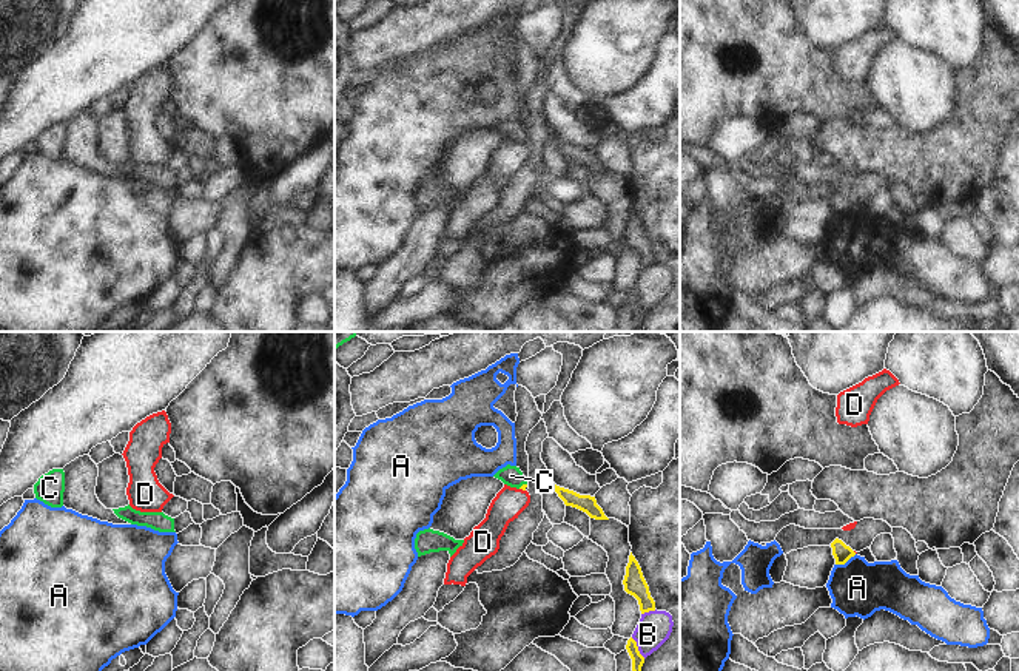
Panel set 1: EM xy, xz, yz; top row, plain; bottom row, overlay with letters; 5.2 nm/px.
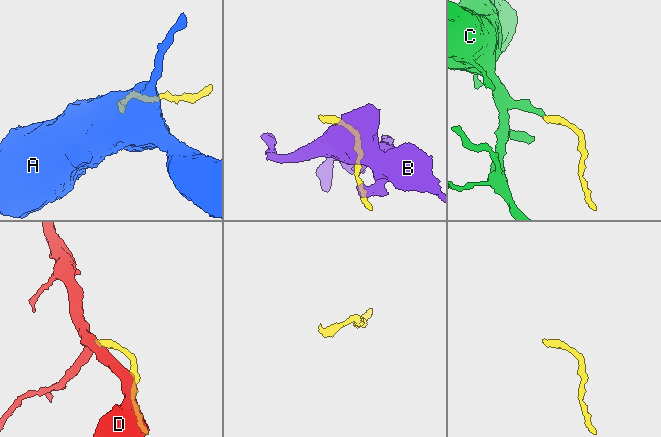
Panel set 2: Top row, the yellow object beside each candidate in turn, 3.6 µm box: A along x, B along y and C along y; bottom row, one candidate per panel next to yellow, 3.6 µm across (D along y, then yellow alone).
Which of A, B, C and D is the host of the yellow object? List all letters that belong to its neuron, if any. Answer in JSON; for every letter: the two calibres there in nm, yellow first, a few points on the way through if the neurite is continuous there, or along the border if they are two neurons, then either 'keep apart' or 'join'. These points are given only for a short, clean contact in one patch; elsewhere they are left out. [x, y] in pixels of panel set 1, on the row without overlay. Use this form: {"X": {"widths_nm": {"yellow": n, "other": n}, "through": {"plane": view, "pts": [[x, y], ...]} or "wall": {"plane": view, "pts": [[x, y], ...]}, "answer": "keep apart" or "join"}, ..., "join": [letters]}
{"A": {"widths_nm": {"yellow": 90, "other": 280}, "wall": {"plane": "yz", "pts": [[856, 209], [836, 219]]}, "answer": "keep apart"}, "B": {"widths_nm": {"yellow": 60, "other": 180}, "wall": {"plane": "xz", "pts": [[631, 292], [645, 312]]}, "answer": "keep apart"}, "C": {"widths_nm": {"yellow": 20, "other": 110}, "through": {"plane": "xz", "pts": [[523, 141], [523, 139], [511, 130]]}, "answer": "join"}, "D": {"widths_nm": {"yellow": 20, "other": 160}, "wall": {"plane": "xz", "pts": [[520, 142], [524, 145]]}, "answer": "keep apart"}, "join": ["C"]}

